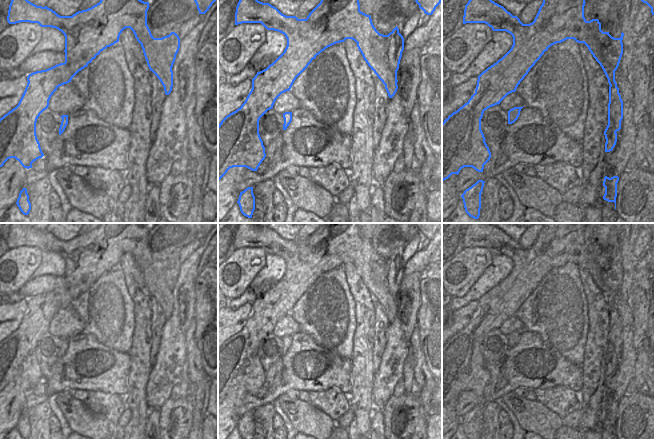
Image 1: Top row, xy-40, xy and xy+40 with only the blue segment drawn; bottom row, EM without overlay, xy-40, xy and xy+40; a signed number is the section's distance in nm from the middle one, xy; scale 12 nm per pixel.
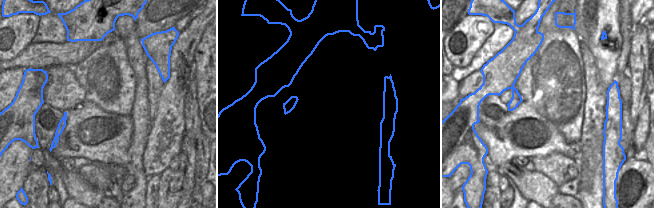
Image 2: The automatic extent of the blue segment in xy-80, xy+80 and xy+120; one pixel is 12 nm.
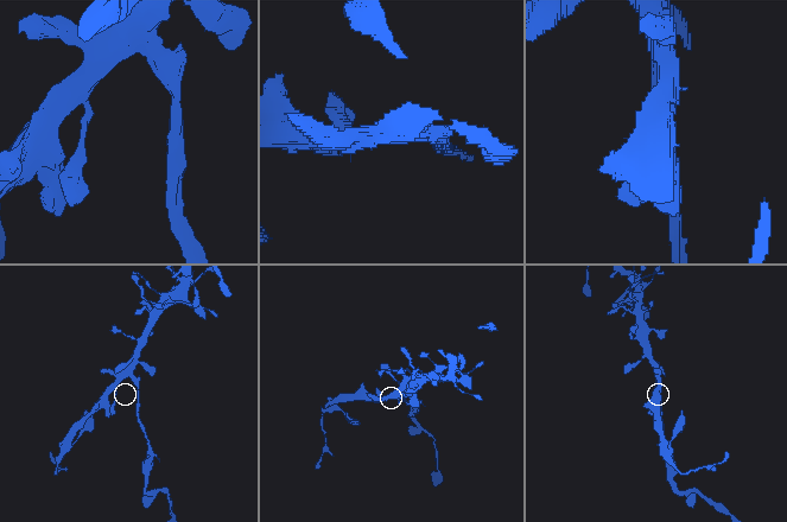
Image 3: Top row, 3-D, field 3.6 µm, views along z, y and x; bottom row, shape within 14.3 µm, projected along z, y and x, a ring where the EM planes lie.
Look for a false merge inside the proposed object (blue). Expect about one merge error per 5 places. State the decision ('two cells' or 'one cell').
two cells

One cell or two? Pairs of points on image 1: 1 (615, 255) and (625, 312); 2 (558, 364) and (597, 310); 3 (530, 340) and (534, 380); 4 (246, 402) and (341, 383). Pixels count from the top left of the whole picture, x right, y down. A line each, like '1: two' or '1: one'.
1: one
2: two
3: one
4: one

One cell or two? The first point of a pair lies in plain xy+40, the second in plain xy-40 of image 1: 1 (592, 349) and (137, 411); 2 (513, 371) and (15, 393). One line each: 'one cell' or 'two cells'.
1: one cell
2: two cells

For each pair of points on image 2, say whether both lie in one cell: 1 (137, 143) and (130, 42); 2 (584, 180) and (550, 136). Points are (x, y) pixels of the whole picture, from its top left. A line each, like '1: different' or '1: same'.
1: same
2: different

